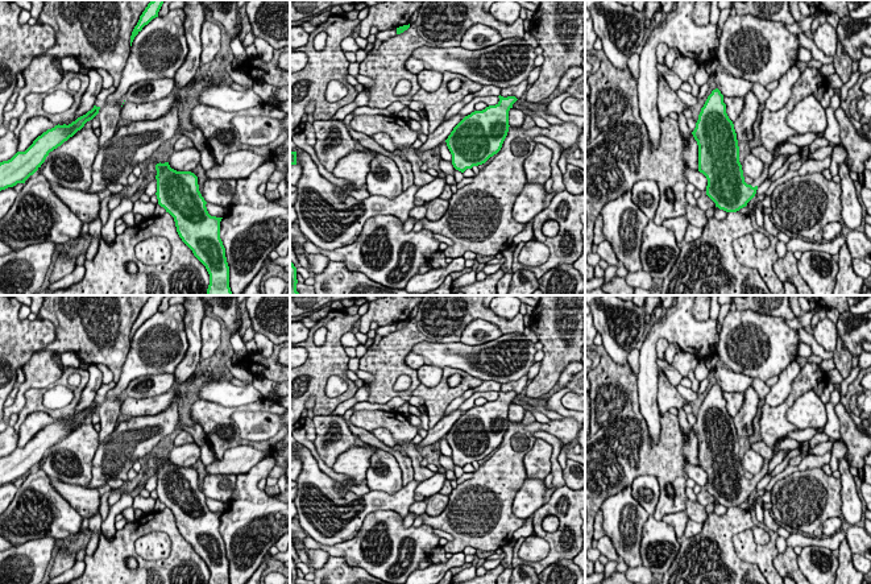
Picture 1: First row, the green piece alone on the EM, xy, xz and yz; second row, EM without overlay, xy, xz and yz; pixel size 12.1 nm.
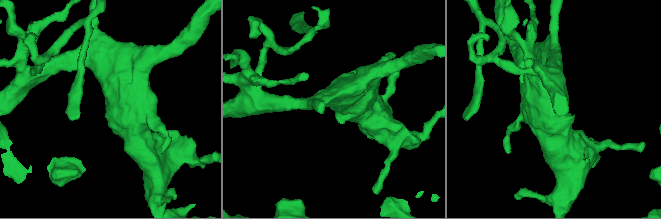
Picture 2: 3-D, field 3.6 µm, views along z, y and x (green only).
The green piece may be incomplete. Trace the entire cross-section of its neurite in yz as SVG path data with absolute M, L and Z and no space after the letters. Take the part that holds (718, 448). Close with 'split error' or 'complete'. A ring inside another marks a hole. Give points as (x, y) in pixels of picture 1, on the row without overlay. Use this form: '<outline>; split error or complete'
M718 384L708 392L692 430L698 440L698 467L708 475L706 490L716 498L716 502L726 508L737 508L746 502L755 492L758 482L767 475L770 460L764 459L762 471L751 480L745 477L737 428L726 409L723 390Z; split error

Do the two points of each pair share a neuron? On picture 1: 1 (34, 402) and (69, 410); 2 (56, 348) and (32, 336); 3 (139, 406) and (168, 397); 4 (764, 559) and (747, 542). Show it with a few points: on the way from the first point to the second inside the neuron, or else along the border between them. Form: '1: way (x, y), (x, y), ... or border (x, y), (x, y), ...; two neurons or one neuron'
1: way (42, 408), (49, 411), (61, 411); one neuron
2: border (49, 319), (54, 326), (56, 338), (25, 364); two neurons
3: way (145, 406), (161, 402); one neuron
4: way (760, 555), (750, 546); one neuron

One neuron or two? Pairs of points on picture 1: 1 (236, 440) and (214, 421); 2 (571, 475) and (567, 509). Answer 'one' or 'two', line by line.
1: one
2: two

